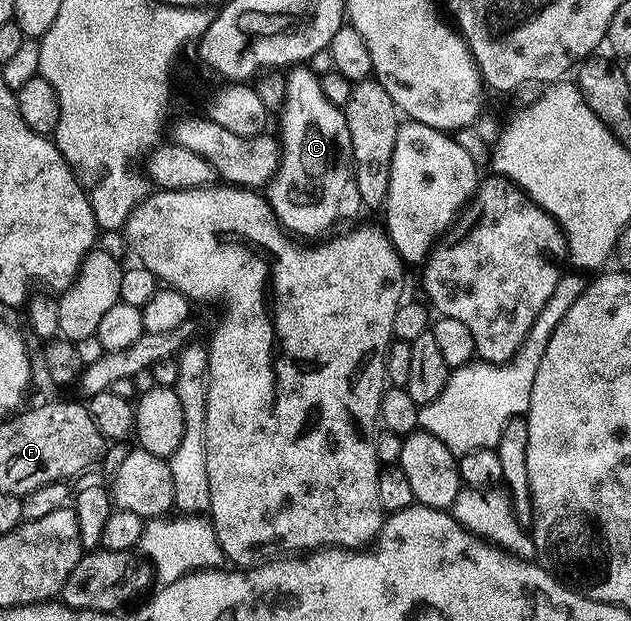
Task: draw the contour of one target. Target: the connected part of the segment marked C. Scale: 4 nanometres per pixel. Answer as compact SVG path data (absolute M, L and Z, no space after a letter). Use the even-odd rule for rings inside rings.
M292 66L287 69L288 77L284 80L284 109L280 112L280 144L278 140L278 148L279 148L279 159L280 159L280 167L276 169L276 174L274 179L271 181L270 189L272 188L272 196L270 195L271 200L271 206L272 209L275 210L277 217L284 218L284 215L288 215L290 219L292 220L304 220L308 219L310 223L312 224L321 224L322 227L328 228L332 224L332 219L336 216L336 211L339 210L340 204L339 200L343 198L344 195L347 194L348 188L350 192L350 185L353 183L354 180L354 161L353 161L353 155L352 155L352 148L351 148L351 138L350 134L347 130L347 122L346 118L344 117L344 110L343 107L334 105L330 102L330 98L326 98L326 94L322 90L322 86L320 85L320 77L319 75L315 75L313 71L308 66Z

